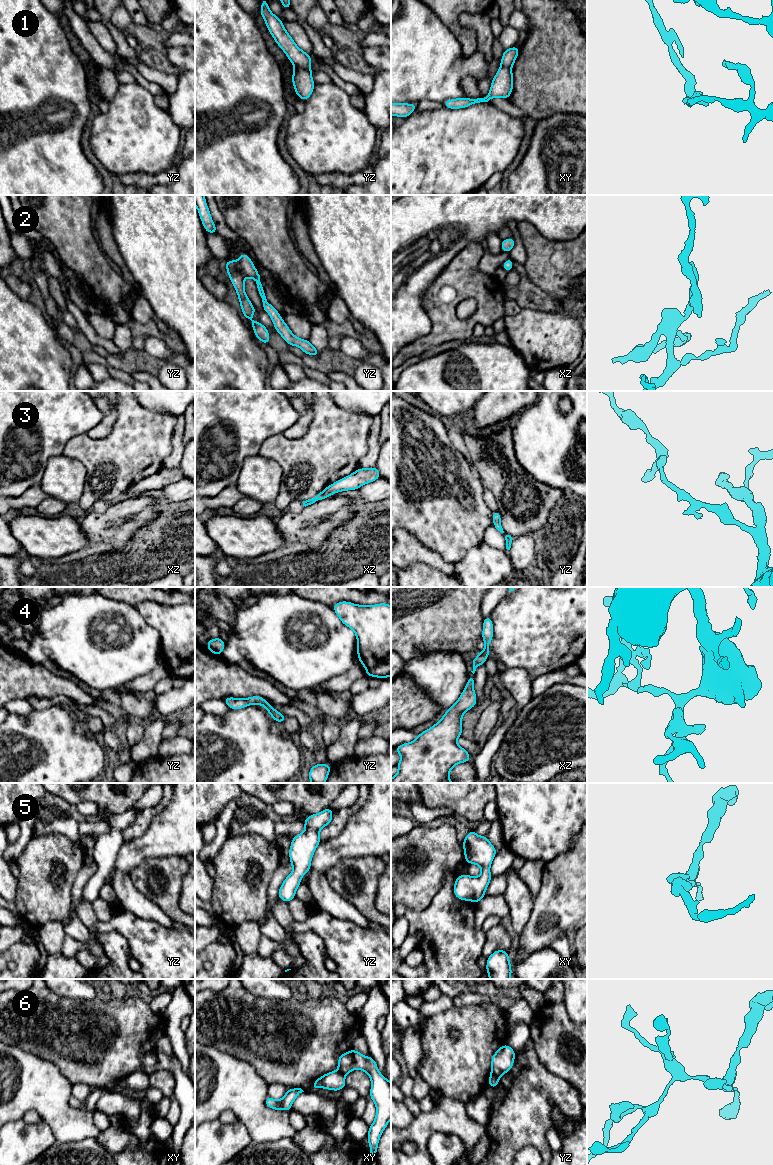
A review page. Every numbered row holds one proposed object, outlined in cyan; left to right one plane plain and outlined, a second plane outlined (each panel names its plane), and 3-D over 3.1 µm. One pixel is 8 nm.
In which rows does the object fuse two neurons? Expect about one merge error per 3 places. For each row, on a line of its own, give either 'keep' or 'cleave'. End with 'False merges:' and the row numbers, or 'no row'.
1: cleave
2: keep
3: keep
4: keep
5: keep
6: cleave
False merges: 1, 6

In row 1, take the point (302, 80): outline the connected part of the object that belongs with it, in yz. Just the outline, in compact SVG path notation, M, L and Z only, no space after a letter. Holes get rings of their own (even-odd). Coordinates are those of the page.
M294 68L292 83L297 96L304 101L309 99L316 85L311 71L304 68Z

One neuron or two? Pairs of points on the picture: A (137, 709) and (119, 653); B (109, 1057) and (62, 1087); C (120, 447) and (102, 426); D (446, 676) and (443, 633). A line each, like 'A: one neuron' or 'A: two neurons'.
A: two neurons
B: two neurons
C: two neurons
D: two neurons

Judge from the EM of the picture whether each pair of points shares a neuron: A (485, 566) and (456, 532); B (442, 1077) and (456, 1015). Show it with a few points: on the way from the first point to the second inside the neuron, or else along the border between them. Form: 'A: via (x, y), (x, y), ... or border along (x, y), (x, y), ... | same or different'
A: border along (483, 541), (474, 545), (455, 564) | different
B: via (442, 1062), (442, 1030) | same

